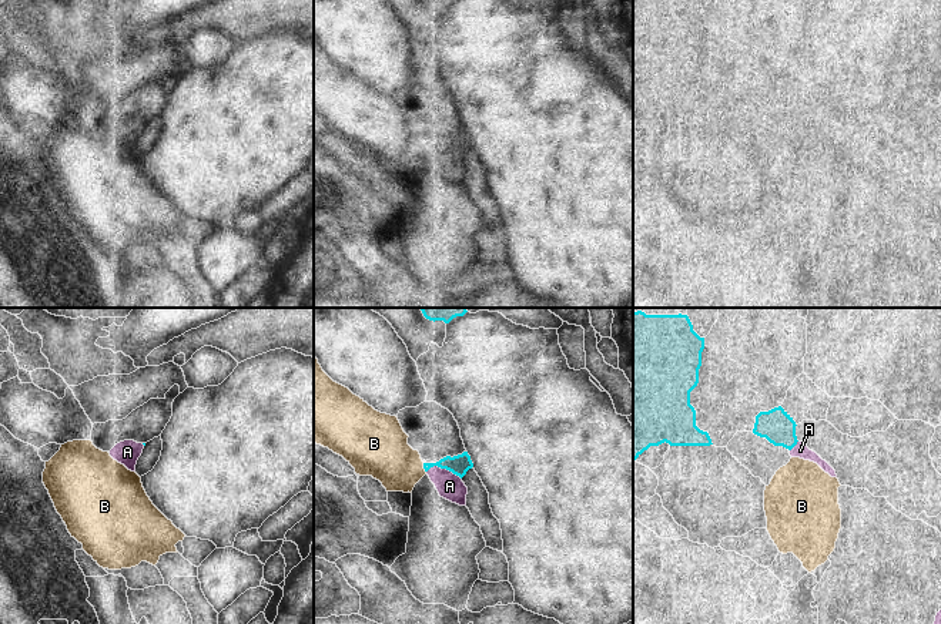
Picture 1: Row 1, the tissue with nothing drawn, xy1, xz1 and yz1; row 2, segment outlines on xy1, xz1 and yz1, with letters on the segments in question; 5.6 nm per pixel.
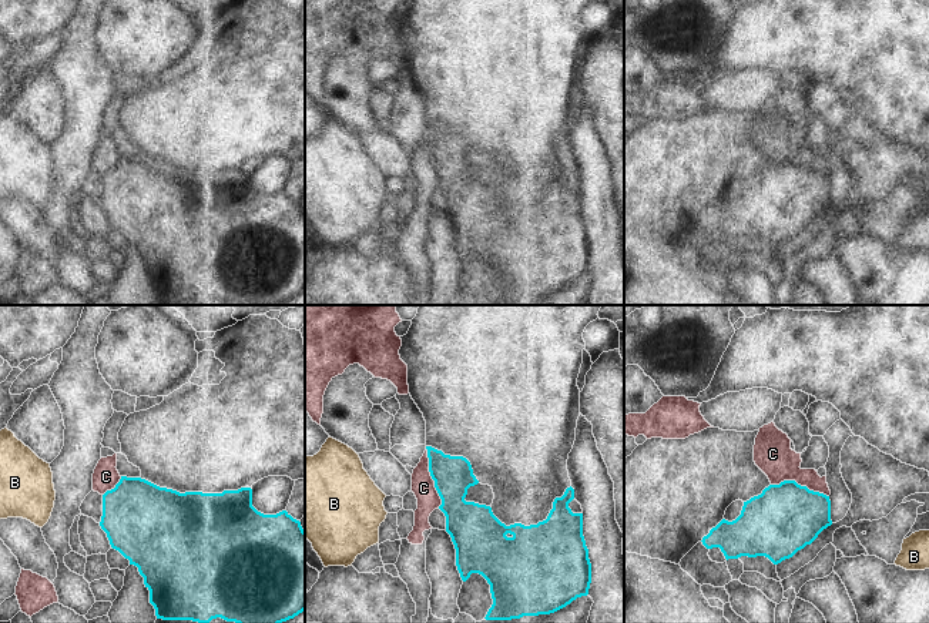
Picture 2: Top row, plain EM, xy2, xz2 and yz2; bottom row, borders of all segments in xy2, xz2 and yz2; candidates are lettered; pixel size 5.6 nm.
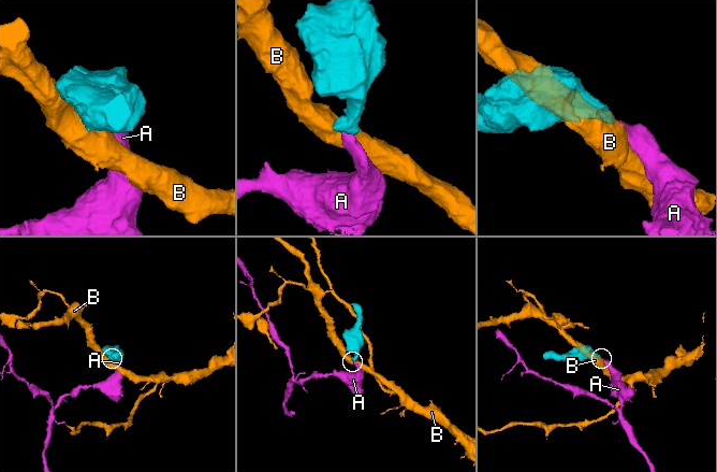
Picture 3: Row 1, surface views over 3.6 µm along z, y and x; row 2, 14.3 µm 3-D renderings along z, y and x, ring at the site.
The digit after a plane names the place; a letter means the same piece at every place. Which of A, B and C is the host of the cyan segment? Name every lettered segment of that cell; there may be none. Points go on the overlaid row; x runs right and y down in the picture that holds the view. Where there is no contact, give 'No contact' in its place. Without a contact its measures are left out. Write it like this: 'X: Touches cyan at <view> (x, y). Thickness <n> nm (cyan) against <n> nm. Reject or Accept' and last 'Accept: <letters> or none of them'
A: Touches cyan at xz1 (444, 468). Thickness 110 nm (cyan) against 150 nm. Accept
B: Touches cyan at xz1 (424, 468). Thickness 110 nm (cyan) against 300 nm. Reject
C: Touches cyan at xz2 (432, 478). Thickness 220 nm (cyan) against 130 nm. Reject
Accept: A

